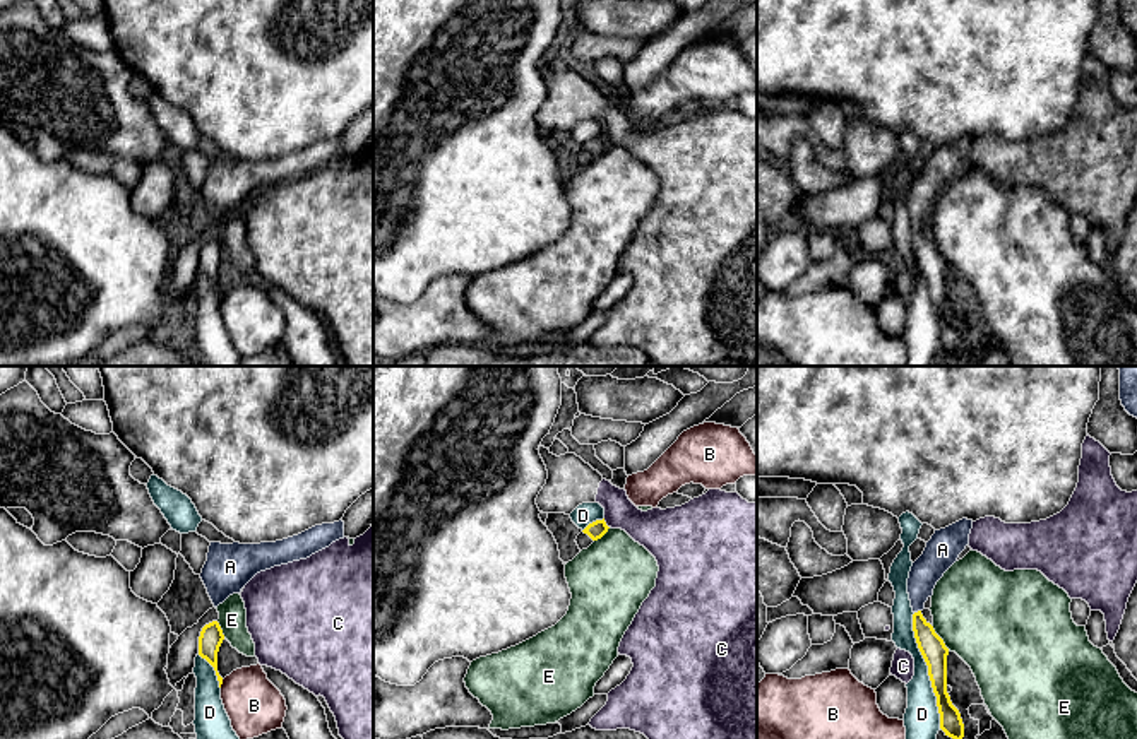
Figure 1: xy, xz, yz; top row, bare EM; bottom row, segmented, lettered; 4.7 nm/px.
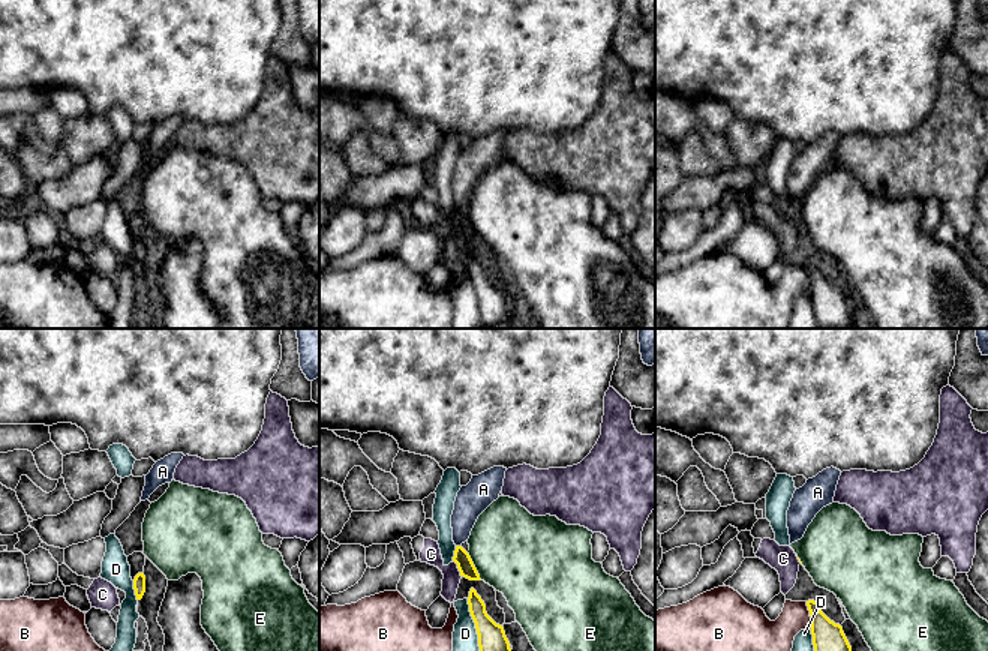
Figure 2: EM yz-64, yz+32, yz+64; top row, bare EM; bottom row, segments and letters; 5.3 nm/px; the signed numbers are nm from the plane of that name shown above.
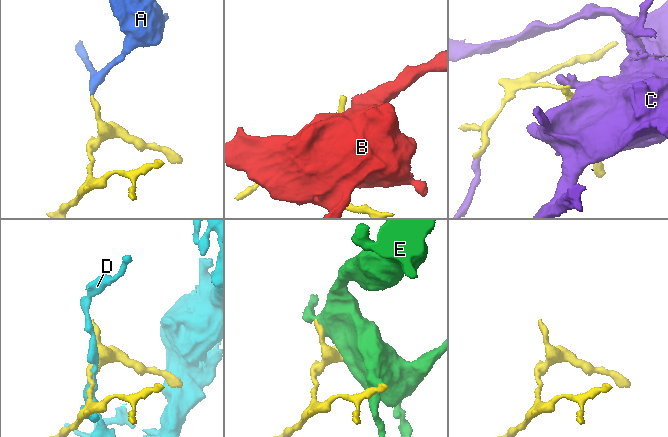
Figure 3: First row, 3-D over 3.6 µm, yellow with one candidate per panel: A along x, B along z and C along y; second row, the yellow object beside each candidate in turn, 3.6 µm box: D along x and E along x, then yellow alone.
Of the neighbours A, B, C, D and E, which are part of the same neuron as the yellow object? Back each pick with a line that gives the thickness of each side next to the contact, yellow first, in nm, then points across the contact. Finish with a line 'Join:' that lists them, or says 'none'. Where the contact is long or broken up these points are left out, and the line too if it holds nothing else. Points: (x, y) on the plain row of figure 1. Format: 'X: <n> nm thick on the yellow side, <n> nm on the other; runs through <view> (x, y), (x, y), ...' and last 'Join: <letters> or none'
A: 120 nm thick on the yellow side, 150 nm on the other; runs through yz (932, 264), (920, 243), (918, 228), (918, 207), (928, 185)
Join: A

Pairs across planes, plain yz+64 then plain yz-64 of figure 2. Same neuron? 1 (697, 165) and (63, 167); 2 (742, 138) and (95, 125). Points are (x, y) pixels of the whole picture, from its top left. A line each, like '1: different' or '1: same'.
1: same
2: same

